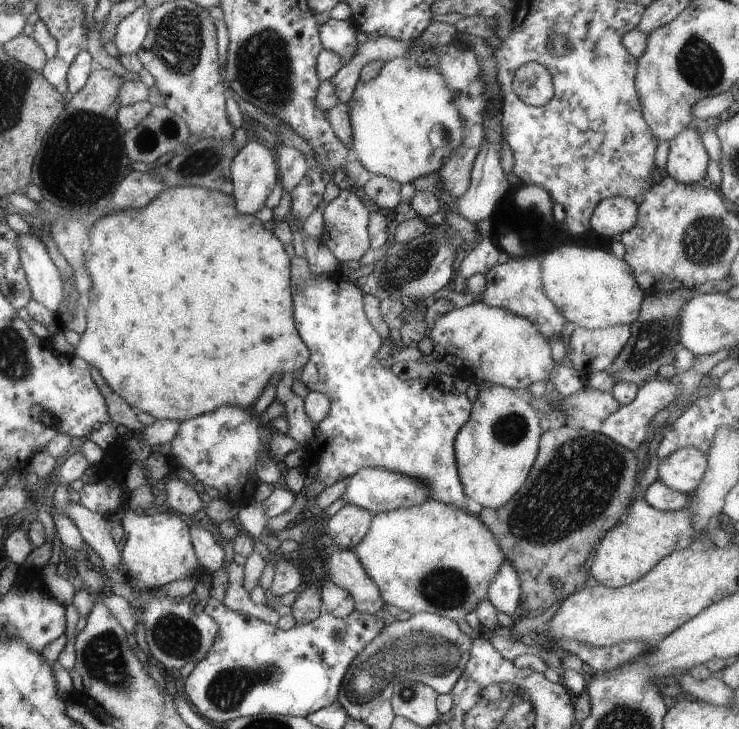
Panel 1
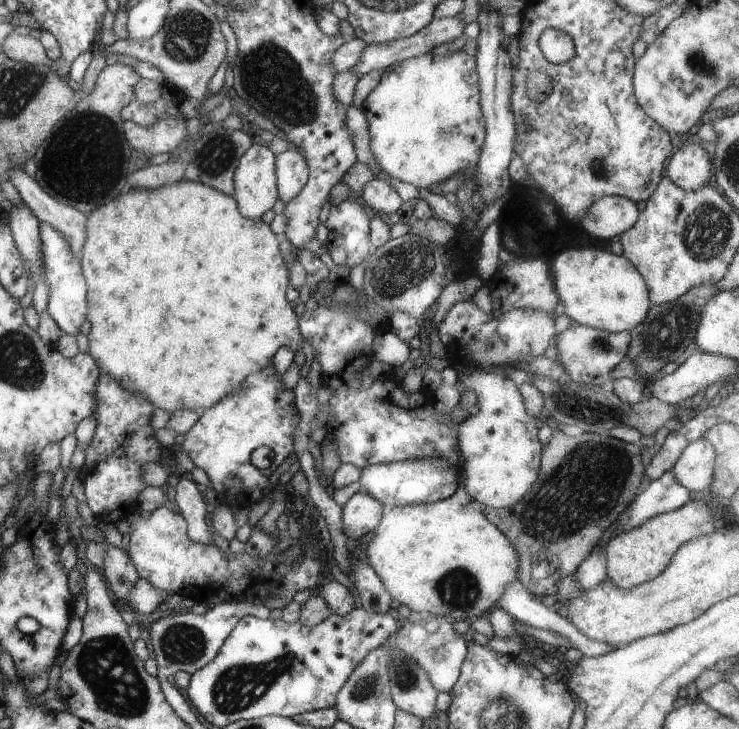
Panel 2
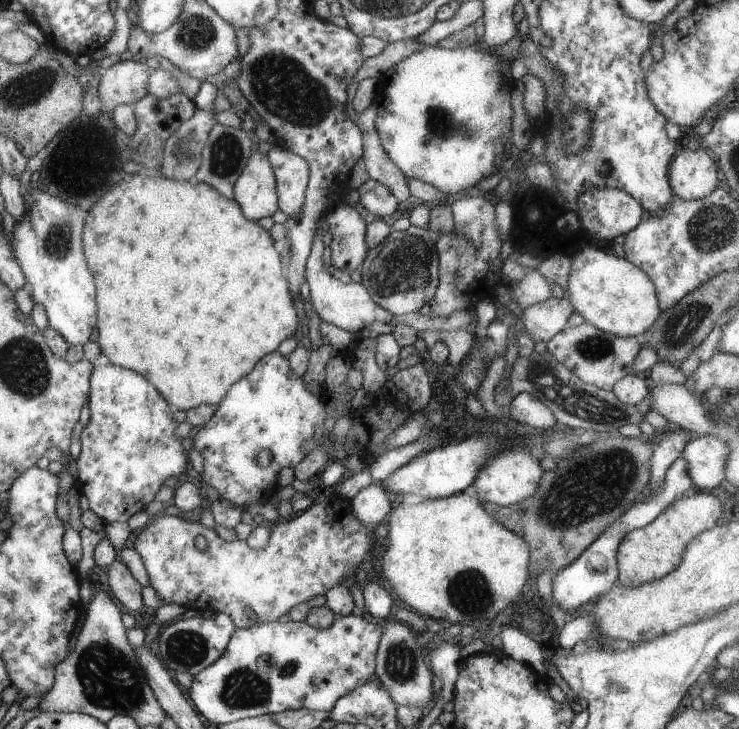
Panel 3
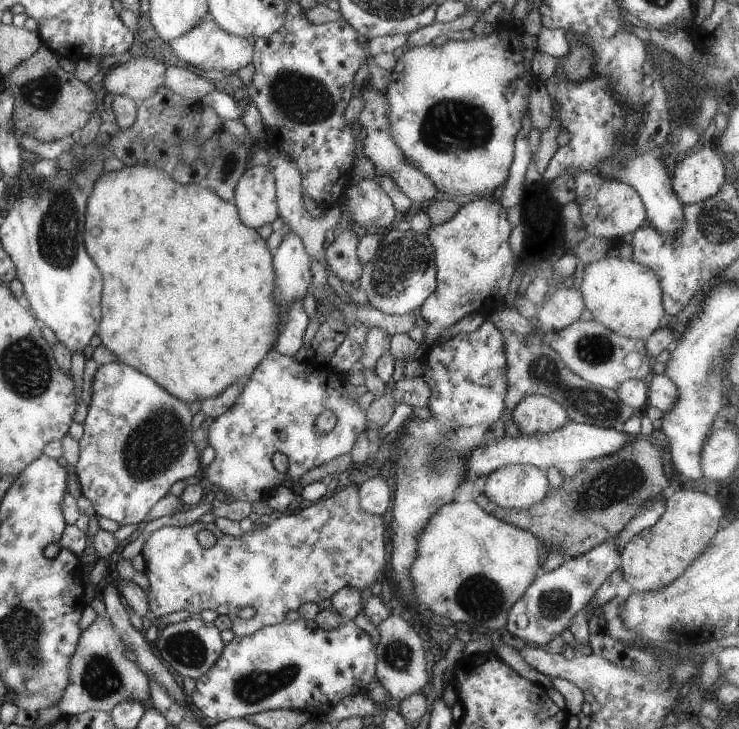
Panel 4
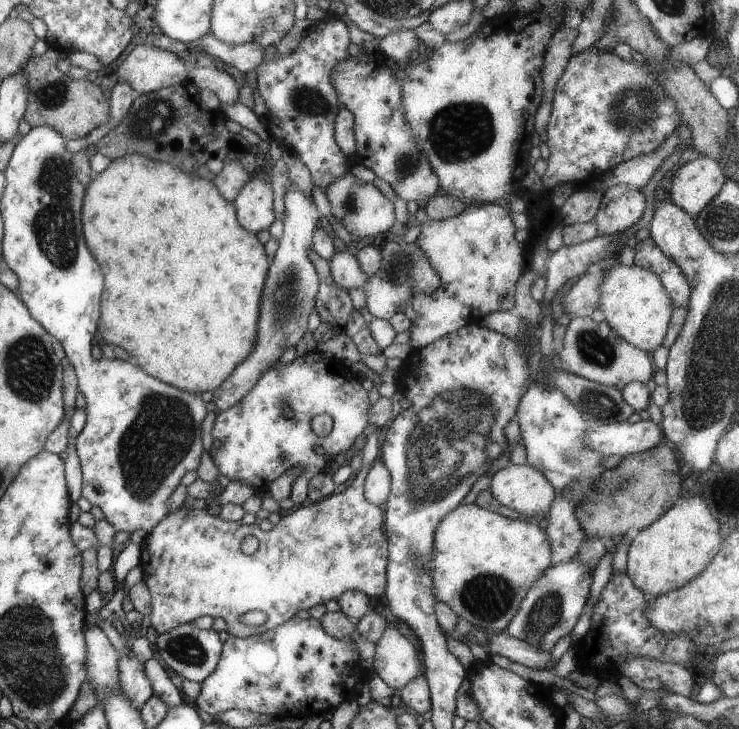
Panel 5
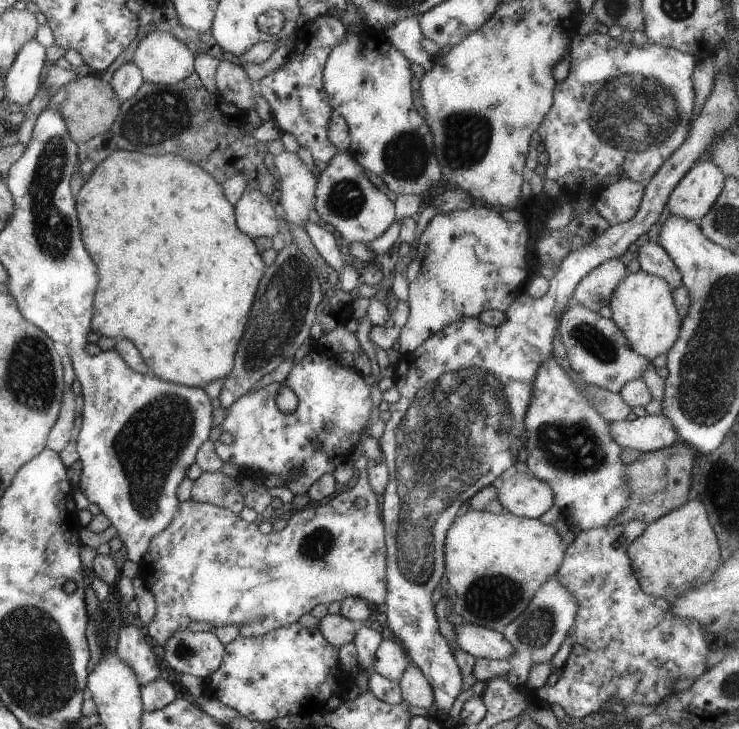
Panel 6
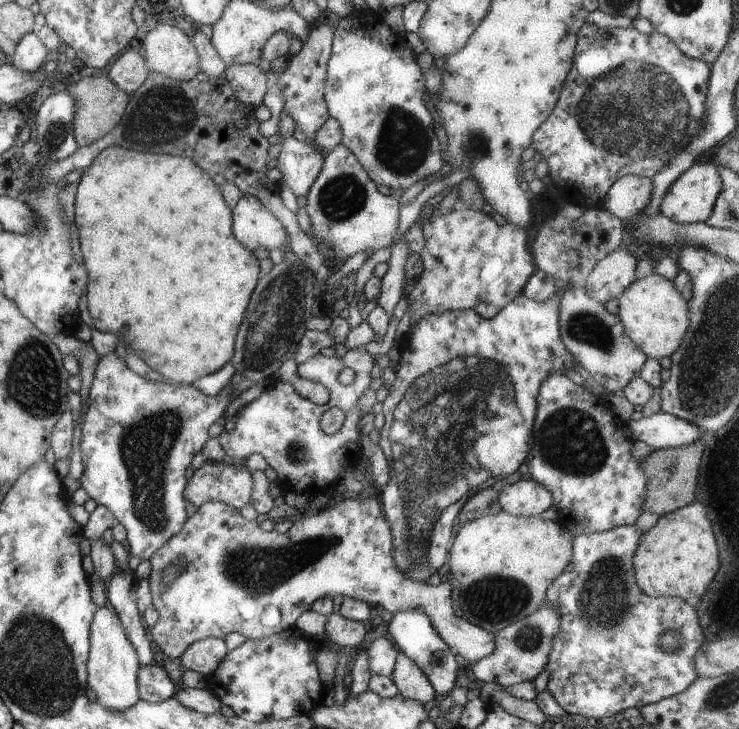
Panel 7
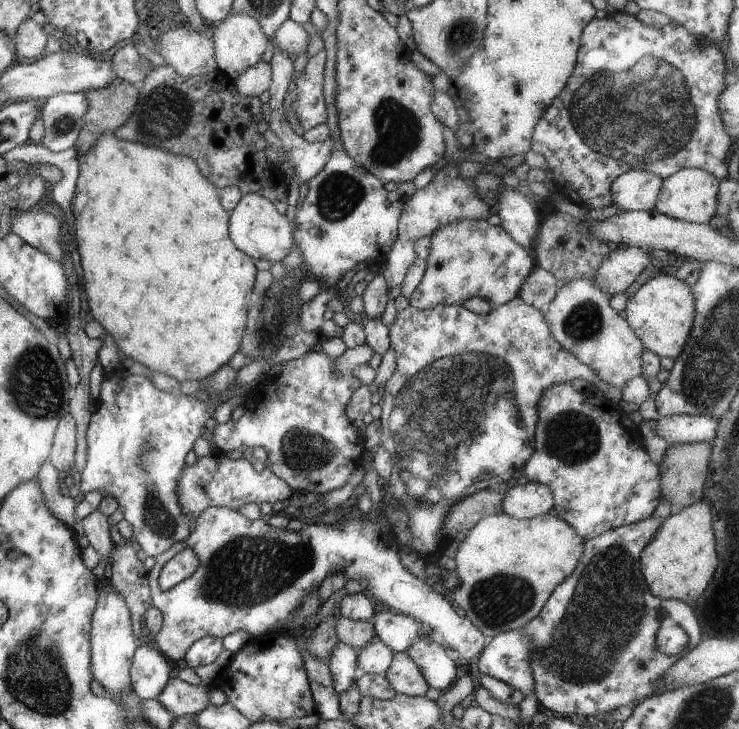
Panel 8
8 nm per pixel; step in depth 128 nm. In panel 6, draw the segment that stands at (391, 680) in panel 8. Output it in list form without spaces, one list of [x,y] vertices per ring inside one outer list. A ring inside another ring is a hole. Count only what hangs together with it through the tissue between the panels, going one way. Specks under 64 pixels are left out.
[[[411,662],[399,676],[398,685],[403,701],[408,705],[430,708],[434,701],[430,684],[423,673]]]

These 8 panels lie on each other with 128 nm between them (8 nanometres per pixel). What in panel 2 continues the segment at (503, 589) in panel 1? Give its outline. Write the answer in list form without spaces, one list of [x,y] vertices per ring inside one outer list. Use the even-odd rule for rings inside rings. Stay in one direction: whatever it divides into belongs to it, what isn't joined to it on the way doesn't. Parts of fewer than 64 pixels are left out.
[[[515,580],[508,583],[505,590],[501,593],[501,596],[496,600],[495,607],[503,609],[510,617],[516,618],[519,622],[533,626],[533,628],[542,628],[543,630],[550,630],[551,632],[556,632],[567,638],[571,642],[571,648],[576,648],[581,652],[583,657],[594,657],[605,654],[610,650],[615,649],[615,647],[600,643],[599,641],[587,638],[582,635],[566,618],[565,614],[563,616],[558,615],[557,609],[549,610],[540,602],[531,596],[524,588],[523,585]]]

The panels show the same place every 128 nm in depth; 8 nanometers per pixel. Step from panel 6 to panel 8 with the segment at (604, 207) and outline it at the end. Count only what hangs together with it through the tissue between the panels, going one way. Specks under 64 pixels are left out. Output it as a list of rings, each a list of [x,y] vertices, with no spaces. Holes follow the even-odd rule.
[[[627,169],[610,184],[609,203],[617,205],[621,212],[653,209],[662,180],[657,173]]]

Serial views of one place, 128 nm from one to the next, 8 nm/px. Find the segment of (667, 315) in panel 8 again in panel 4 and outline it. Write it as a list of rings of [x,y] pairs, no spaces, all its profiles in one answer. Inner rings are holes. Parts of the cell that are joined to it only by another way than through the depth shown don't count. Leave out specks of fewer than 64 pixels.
[[[605,256],[585,268],[579,265],[574,281],[581,291],[584,305],[593,315],[593,320],[604,324],[619,336],[645,342],[654,330],[662,326],[666,318],[658,278],[650,268],[642,264]]]

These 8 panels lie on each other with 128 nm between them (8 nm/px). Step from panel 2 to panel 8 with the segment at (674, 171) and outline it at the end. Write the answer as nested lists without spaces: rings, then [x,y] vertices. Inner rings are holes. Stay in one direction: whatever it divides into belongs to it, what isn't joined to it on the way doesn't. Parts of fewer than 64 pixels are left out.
[[[680,168],[662,180],[654,210],[662,215],[690,223],[707,223],[714,215],[718,194],[718,180],[701,169]]]

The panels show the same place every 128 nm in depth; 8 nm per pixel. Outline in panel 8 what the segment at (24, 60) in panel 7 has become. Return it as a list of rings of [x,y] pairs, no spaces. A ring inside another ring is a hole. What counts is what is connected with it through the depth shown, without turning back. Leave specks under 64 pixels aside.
[[[31,17],[24,18],[17,25],[14,46],[18,58],[36,58],[43,51],[47,35],[43,27],[35,23]]]

